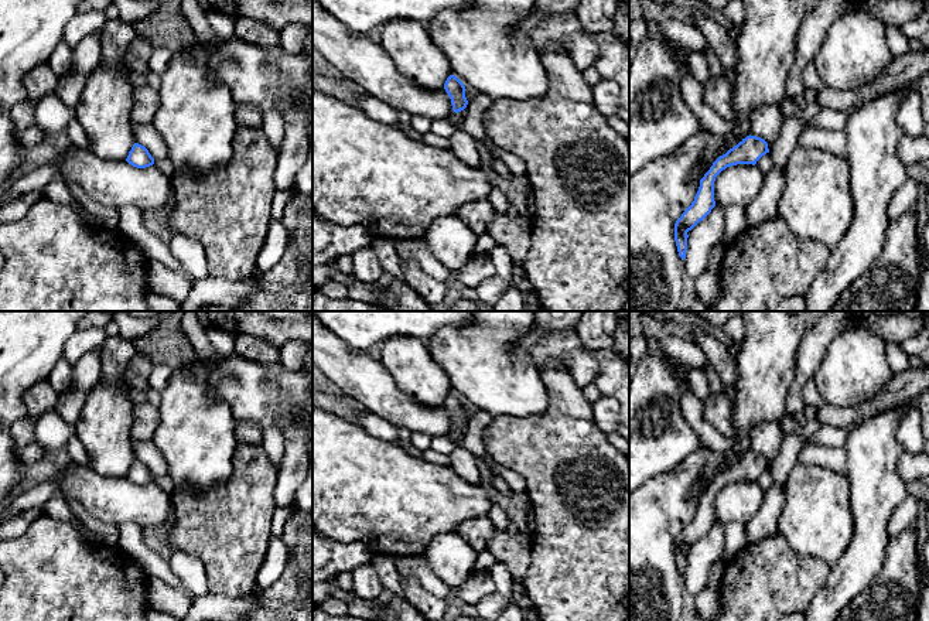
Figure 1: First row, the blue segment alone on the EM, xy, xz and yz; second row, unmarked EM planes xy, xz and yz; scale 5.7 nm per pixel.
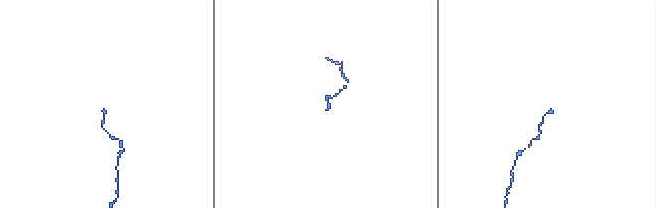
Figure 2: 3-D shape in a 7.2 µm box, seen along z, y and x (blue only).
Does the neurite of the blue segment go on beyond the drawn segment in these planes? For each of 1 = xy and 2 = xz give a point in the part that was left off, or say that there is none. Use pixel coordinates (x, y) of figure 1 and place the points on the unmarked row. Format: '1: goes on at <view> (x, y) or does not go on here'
1: does not go on here
2: does not go on here

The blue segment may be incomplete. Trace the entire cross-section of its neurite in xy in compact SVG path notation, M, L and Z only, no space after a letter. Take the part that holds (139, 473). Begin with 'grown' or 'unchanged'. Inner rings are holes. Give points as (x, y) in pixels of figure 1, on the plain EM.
unchanged; M139 460L133 461L126 478L137 485L146 485L154 481L154 475L148 470L148 467Z

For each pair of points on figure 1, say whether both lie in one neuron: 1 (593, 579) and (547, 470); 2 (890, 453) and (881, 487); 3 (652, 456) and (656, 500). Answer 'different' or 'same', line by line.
1: same
2: same
3: different

